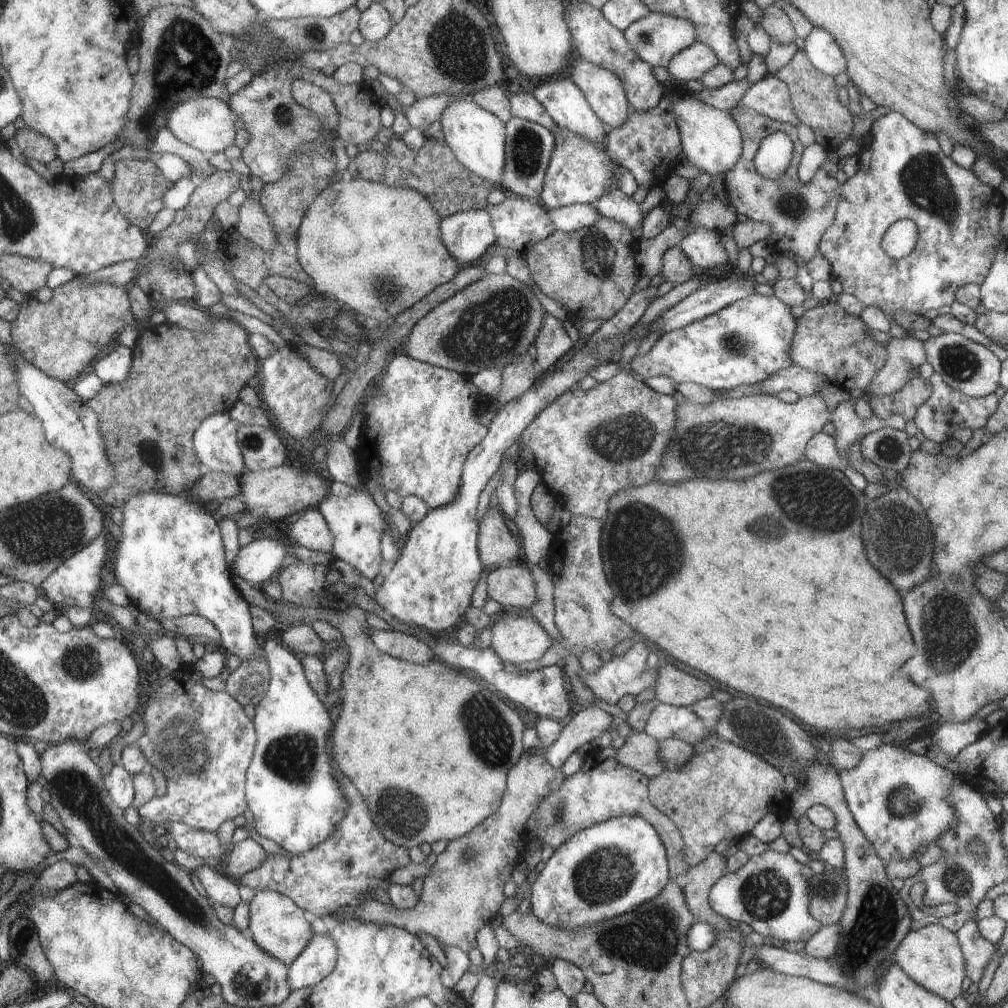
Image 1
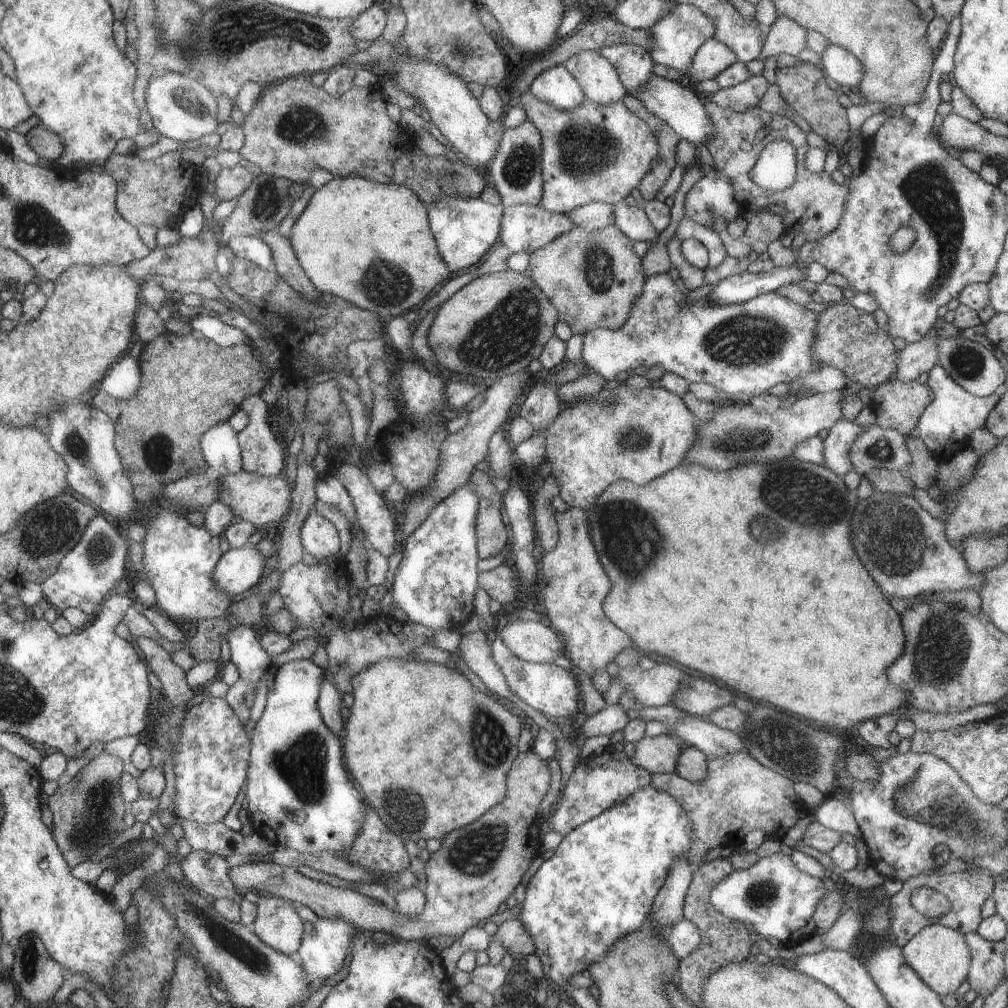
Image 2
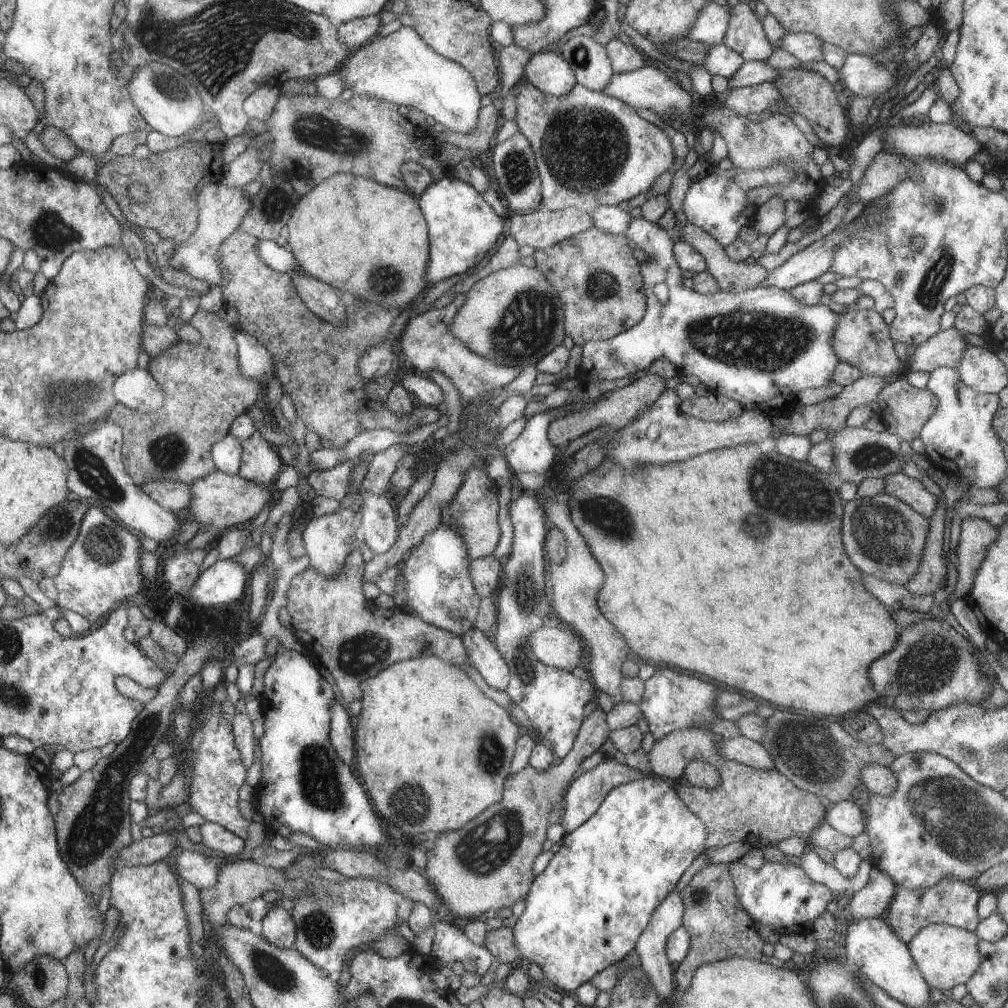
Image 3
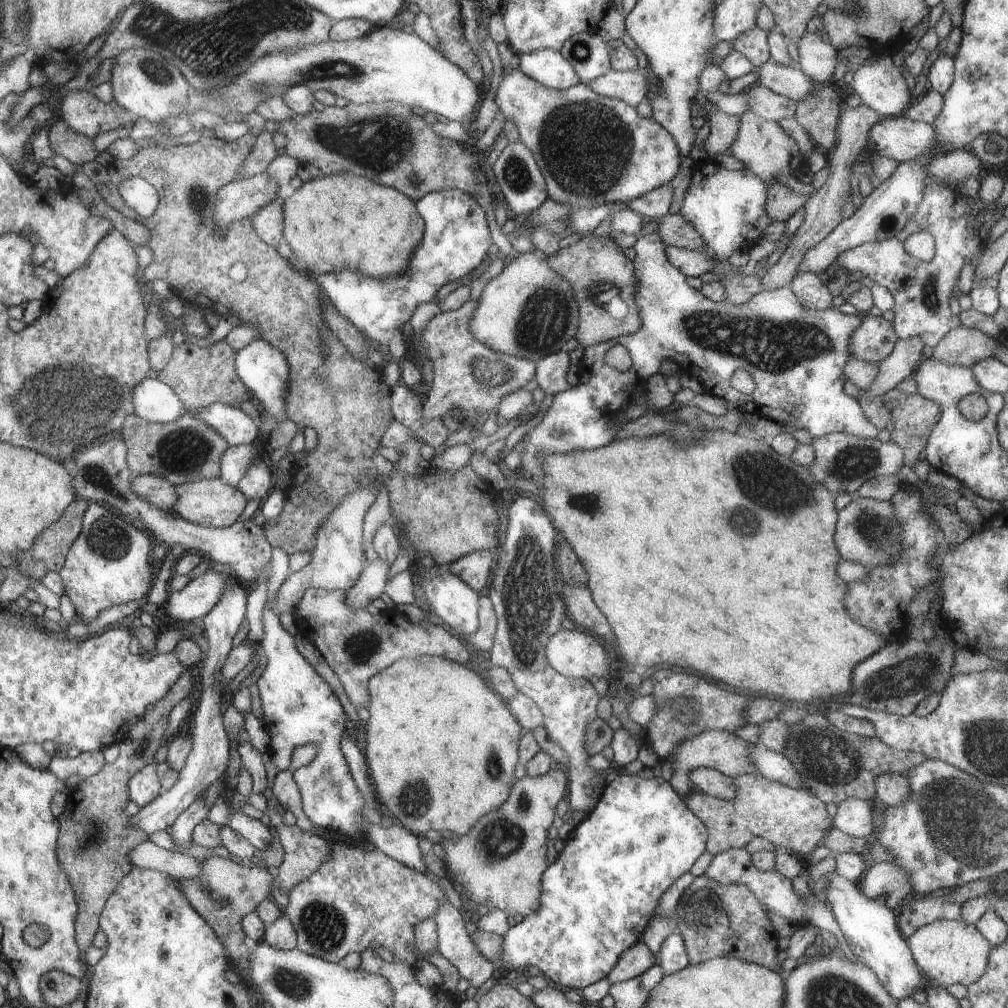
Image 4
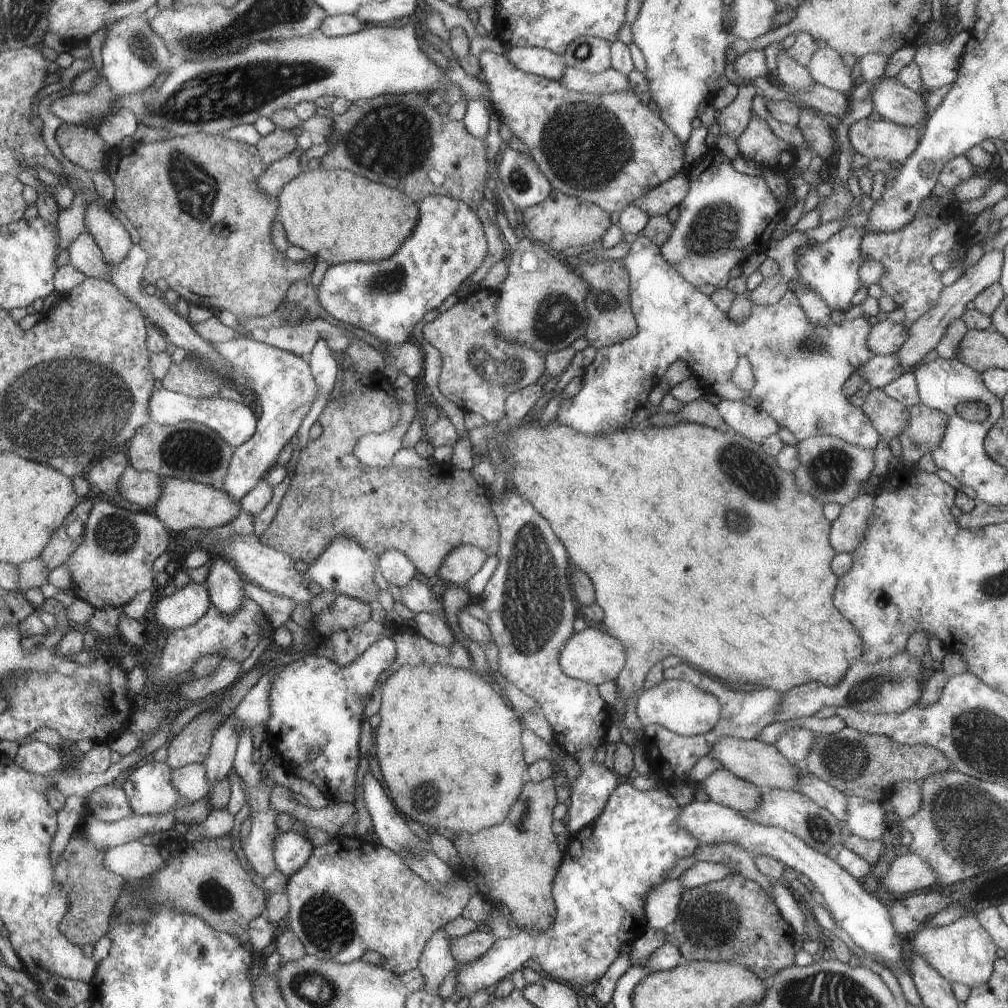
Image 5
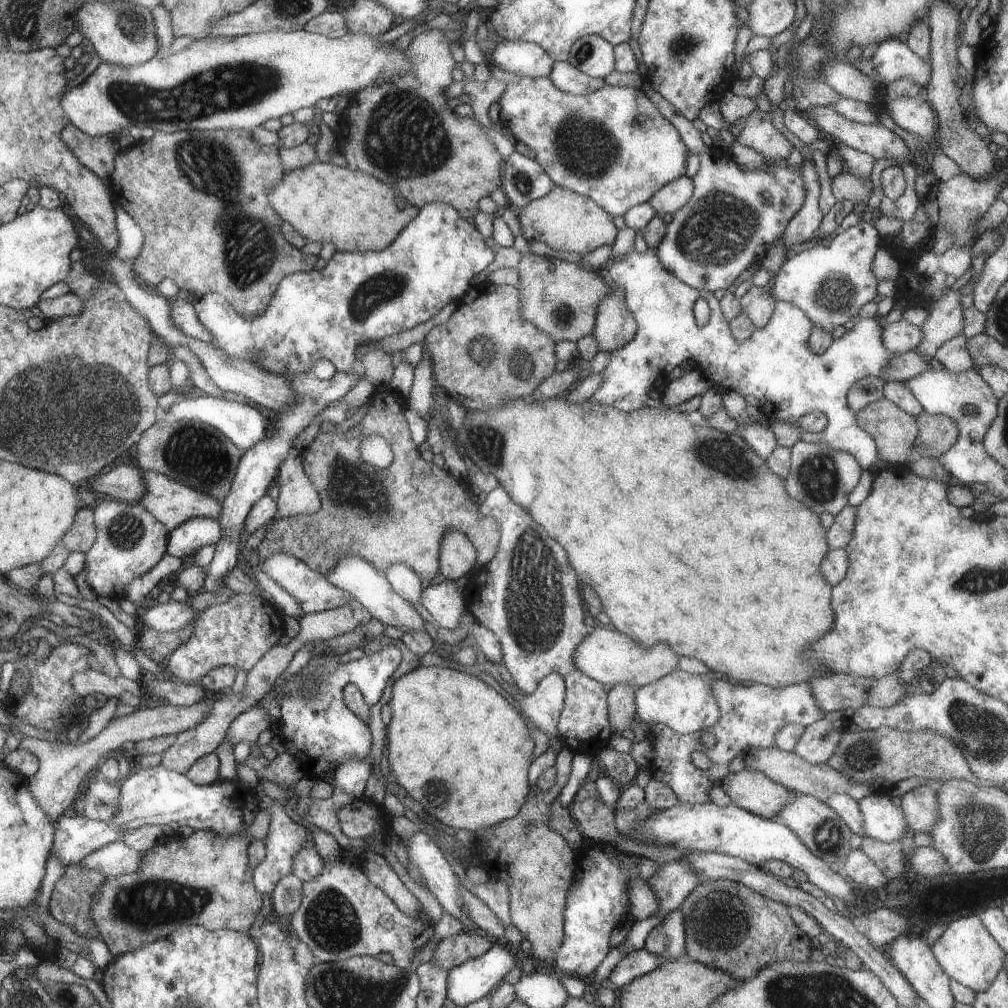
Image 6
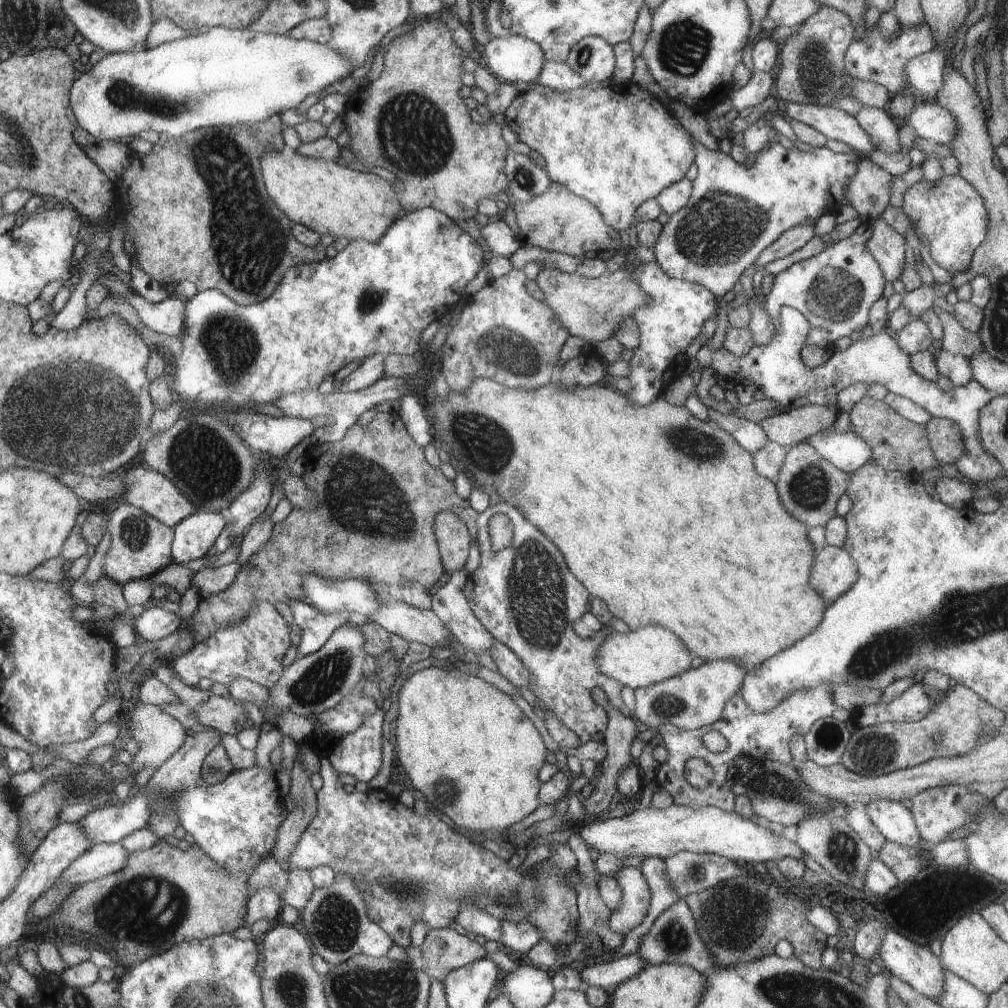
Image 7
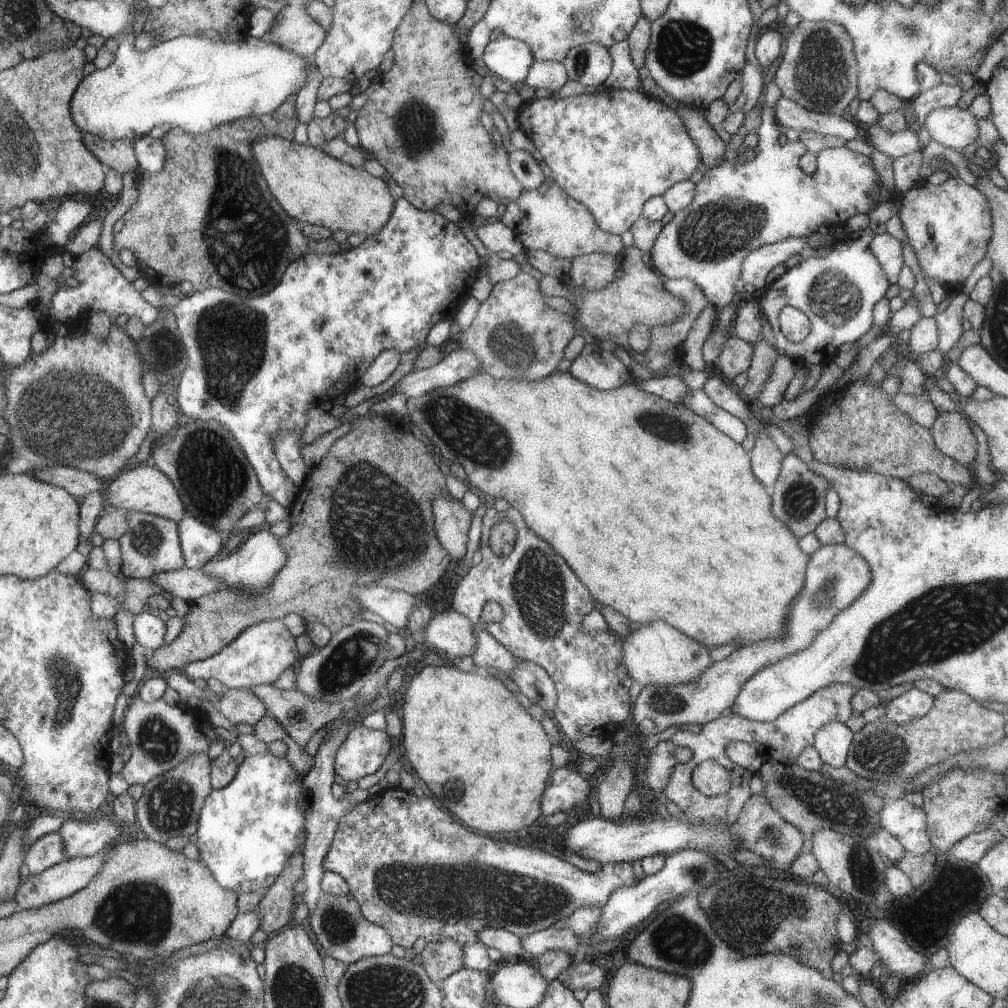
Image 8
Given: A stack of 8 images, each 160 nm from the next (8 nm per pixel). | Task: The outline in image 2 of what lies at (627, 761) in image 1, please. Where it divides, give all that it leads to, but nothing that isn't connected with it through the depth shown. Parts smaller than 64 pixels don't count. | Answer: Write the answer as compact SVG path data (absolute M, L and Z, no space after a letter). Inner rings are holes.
M663 734L657 737L644 737L635 744L635 752L631 761L636 766L643 767L649 773L674 773L678 765L679 754L683 753L684 748L688 746L685 740L679 736Z

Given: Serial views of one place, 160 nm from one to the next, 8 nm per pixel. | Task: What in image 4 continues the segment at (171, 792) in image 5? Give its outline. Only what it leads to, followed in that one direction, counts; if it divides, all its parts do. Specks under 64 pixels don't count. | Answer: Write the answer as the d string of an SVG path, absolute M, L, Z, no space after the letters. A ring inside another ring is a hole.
M155 761L139 770L130 780L130 800L138 806L150 804L162 792L162 781Z

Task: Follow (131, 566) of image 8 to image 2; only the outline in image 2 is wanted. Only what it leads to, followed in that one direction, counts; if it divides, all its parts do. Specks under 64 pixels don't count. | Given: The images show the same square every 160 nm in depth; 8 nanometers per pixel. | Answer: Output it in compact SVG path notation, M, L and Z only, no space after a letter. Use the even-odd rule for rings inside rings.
M104 515L94 518L87 526L80 542L63 558L58 572L41 582L44 598L58 612L74 607L85 612L89 617L96 616L96 606L103 604L106 594L124 578L126 568L126 550L128 544L122 540L118 530L108 524Z

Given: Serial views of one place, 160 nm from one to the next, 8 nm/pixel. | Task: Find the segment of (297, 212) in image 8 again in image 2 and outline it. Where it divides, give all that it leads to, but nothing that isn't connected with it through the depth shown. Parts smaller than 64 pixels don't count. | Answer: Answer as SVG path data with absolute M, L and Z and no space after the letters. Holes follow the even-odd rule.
M357 176L333 177L322 187L315 189L313 196L308 201L302 214L295 221L289 241L295 250L299 259L300 266L304 269L306 276L312 281L312 284L320 293L326 293L340 297L342 300L351 302L361 309L377 314L382 320L391 319L402 316L410 311L414 306L424 302L424 298L438 286L442 284L448 276L450 276L450 268L443 261L442 254L438 249L437 242L434 242L431 226L428 226L428 217L426 216L426 206L422 204L422 200L418 195L406 185L397 185L392 182L390 184L377 183Z

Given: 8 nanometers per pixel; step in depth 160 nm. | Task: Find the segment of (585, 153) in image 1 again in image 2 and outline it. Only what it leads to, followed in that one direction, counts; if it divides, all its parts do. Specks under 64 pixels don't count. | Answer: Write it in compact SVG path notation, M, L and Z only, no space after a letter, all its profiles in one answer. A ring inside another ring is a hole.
M526 92L520 104L541 134L543 195L538 206L553 213L569 213L576 207L600 201L621 204L659 161L655 131L623 101L603 105L586 96L586 102L562 109Z

